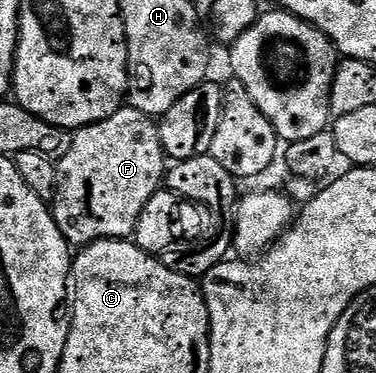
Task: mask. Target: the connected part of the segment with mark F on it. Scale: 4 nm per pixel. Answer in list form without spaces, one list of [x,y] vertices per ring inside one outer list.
[[[122,107],[107,119],[94,125],[84,125],[72,134],[73,142],[65,149],[61,161],[56,162],[57,186],[53,192],[51,212],[61,234],[70,246],[84,247],[93,241],[129,239],[137,232],[143,207],[162,188],[167,177],[167,158],[161,148],[158,122],[143,111]]]

